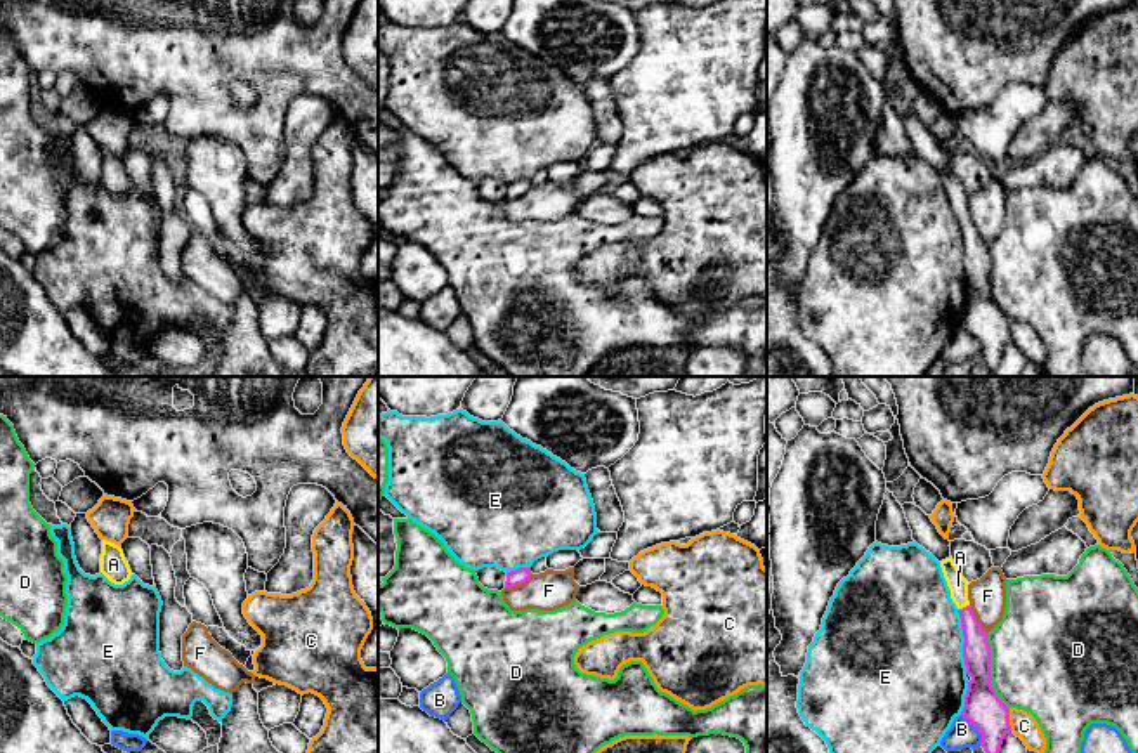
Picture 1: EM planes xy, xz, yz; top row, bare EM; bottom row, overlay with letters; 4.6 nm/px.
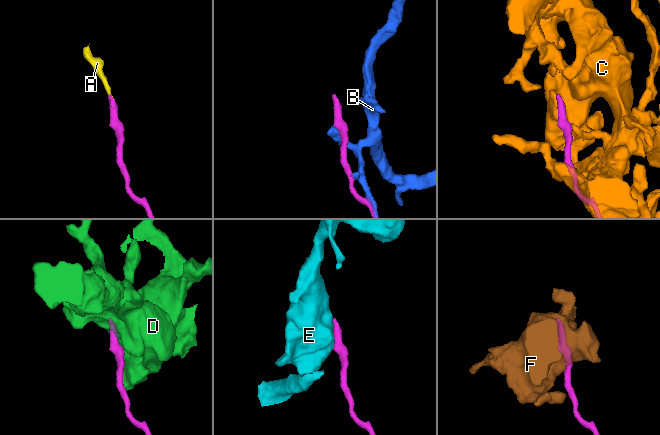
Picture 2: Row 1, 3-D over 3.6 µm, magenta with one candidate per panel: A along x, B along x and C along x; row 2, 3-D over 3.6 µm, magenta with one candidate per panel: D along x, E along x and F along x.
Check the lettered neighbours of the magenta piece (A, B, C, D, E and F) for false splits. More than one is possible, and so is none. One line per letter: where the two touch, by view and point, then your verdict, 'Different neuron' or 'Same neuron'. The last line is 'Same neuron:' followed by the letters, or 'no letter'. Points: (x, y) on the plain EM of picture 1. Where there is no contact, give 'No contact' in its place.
A: Touches magenta at yz (963, 219). Same neuron
B: Touches magenta at yz (977, 339). Different neuron
C: Touches magenta at yz (1008, 332). Different neuron
D: Touches magenta at yz (989, 283). Different neuron
E: Touches magenta at yz (965, 254). Different neuron
F: Touches magenta at xz (519, 195). Different neuron
Same neuron: A

